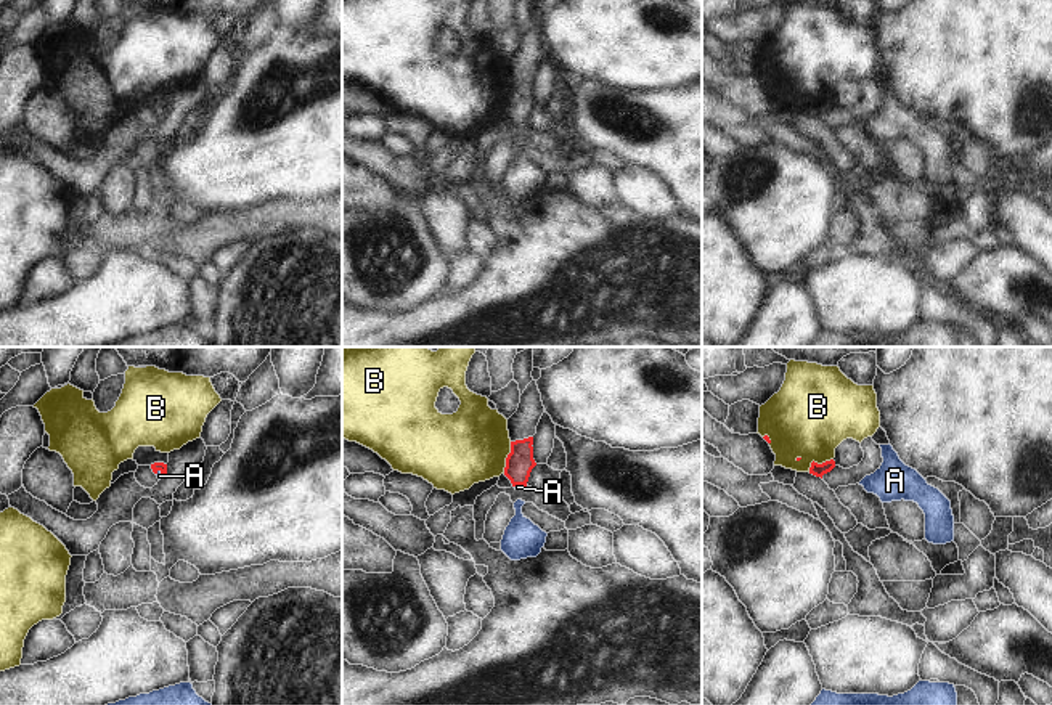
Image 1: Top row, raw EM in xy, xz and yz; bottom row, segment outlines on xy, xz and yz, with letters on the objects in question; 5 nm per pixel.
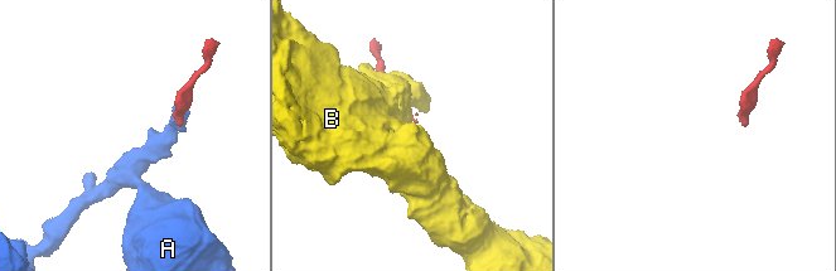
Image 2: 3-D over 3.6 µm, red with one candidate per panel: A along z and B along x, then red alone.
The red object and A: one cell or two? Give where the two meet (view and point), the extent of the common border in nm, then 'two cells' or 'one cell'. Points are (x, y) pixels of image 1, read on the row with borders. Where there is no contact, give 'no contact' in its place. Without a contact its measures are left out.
meets red in xy at (161, 472); contact 50 nm long; one cell

